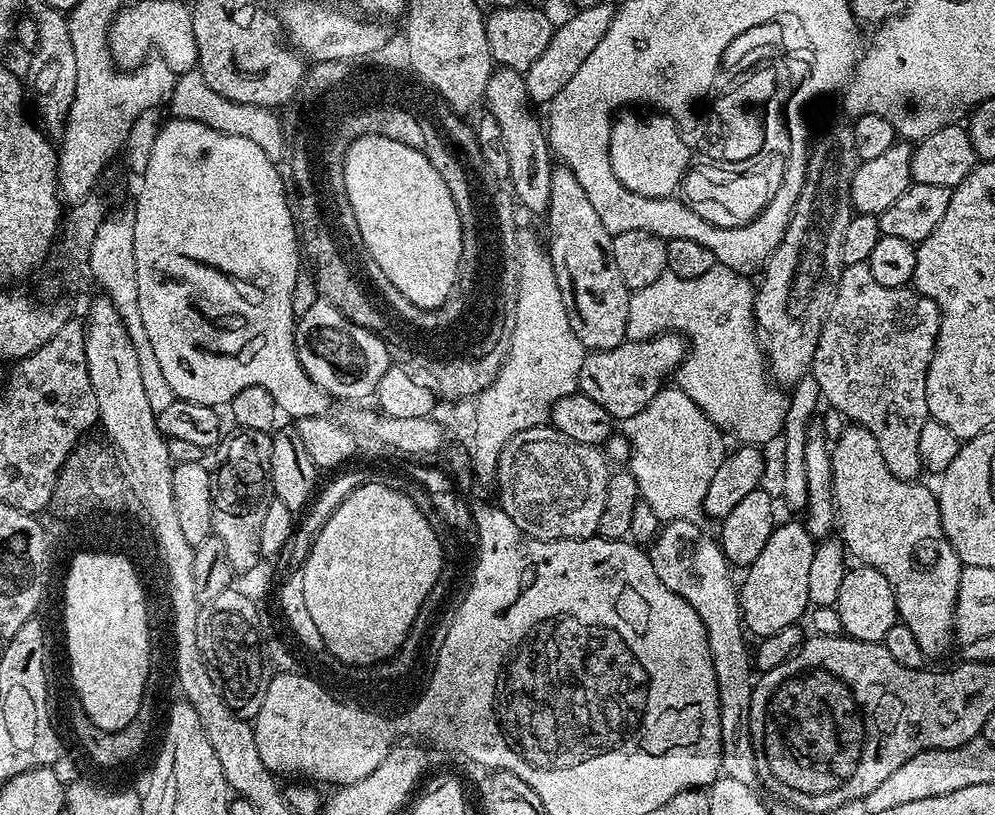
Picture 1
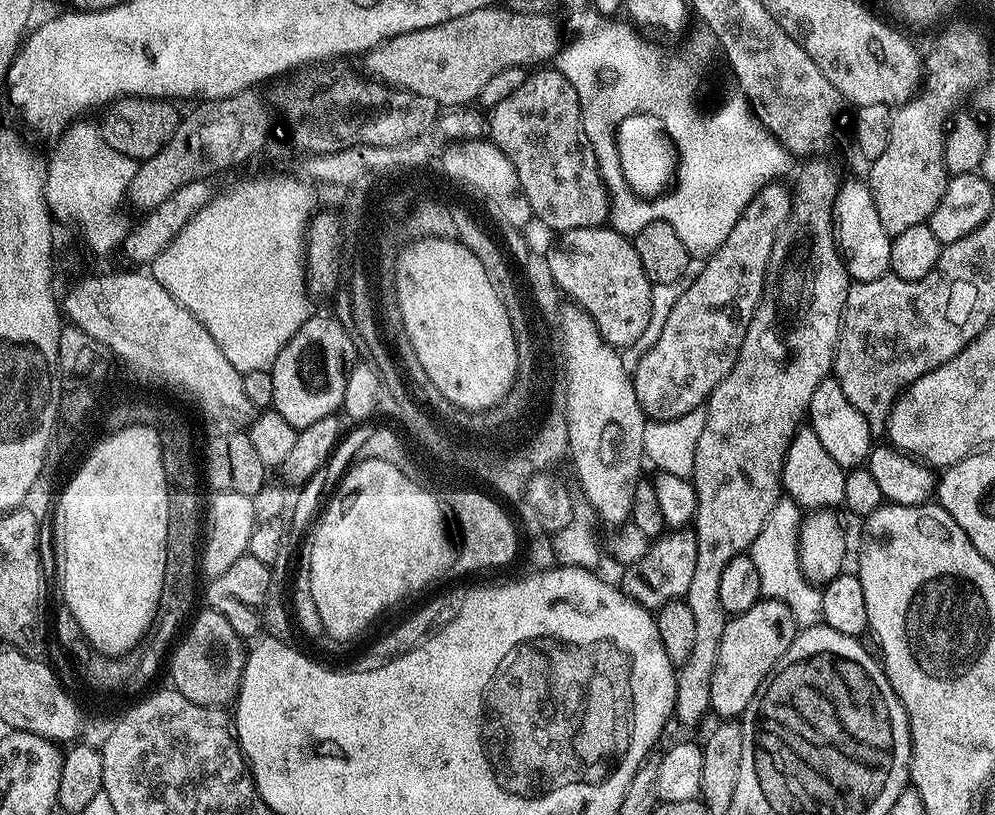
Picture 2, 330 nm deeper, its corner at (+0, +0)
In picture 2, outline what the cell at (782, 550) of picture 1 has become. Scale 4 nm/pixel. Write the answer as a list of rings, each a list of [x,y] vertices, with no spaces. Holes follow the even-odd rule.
[[[762,598],[754,606],[750,606],[750,610],[731,617],[728,625],[722,630],[722,646],[718,646],[718,666],[710,682],[711,711],[717,712],[717,717],[720,718],[743,717],[746,706],[750,706],[750,698],[754,698],[758,686],[762,686],[762,682],[767,680],[778,658],[782,658],[782,654],[790,650],[790,642],[794,642],[797,631],[798,625],[794,614],[790,614],[787,606],[777,600]]]

